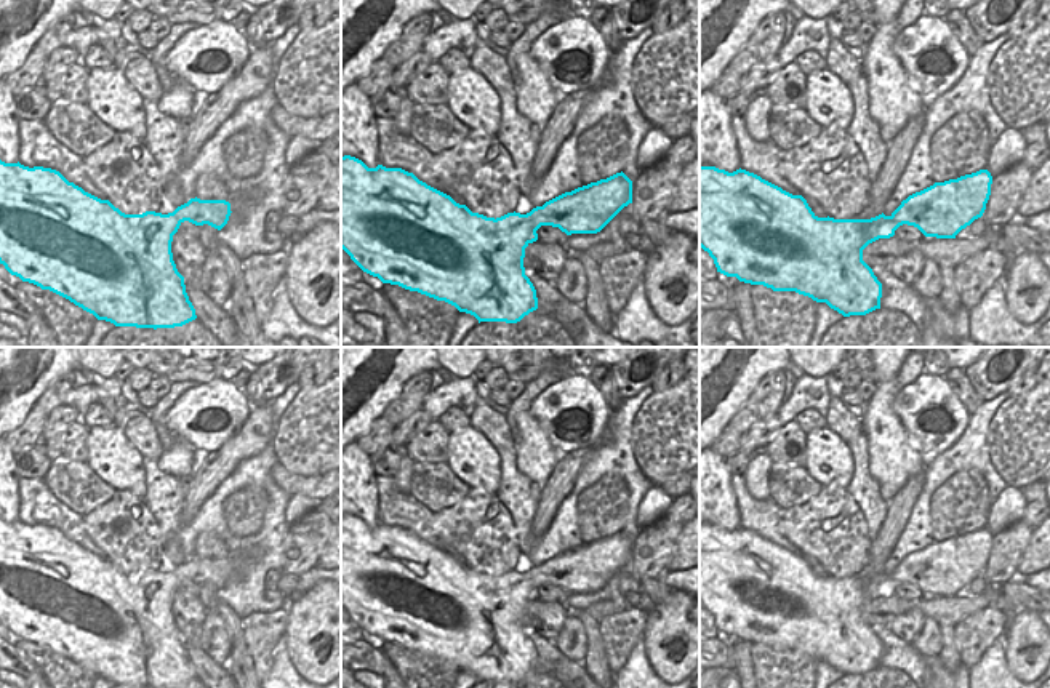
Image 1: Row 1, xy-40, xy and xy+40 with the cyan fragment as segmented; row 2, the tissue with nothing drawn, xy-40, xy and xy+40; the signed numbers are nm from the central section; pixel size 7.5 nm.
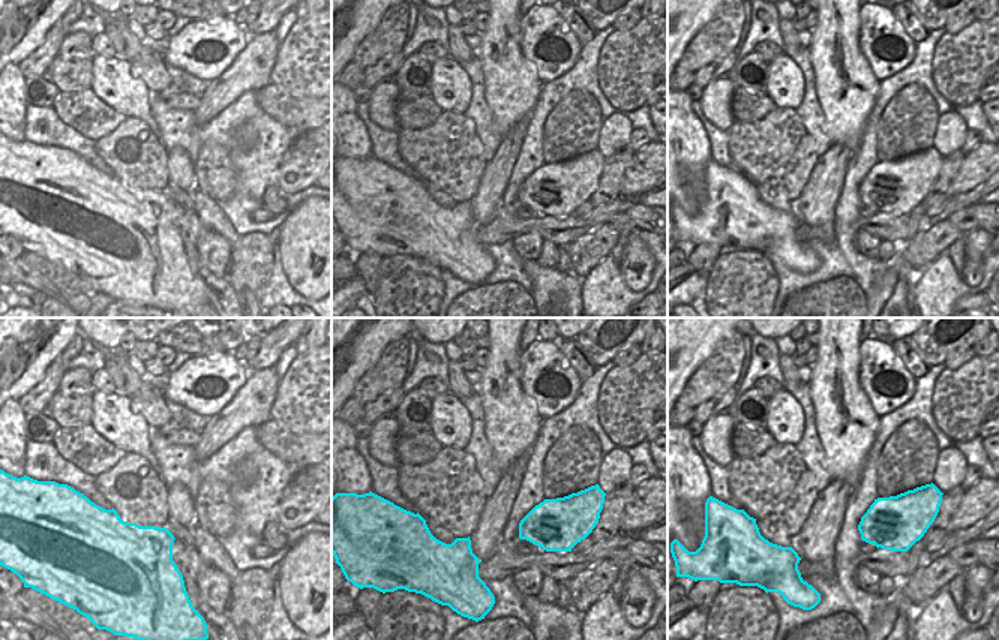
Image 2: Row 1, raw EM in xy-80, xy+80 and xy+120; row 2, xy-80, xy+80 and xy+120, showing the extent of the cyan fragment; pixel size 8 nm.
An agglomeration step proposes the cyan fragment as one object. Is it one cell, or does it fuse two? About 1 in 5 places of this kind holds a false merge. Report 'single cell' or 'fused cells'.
single cell

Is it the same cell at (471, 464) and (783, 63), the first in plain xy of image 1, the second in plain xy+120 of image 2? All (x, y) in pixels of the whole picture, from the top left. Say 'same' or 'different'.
same

